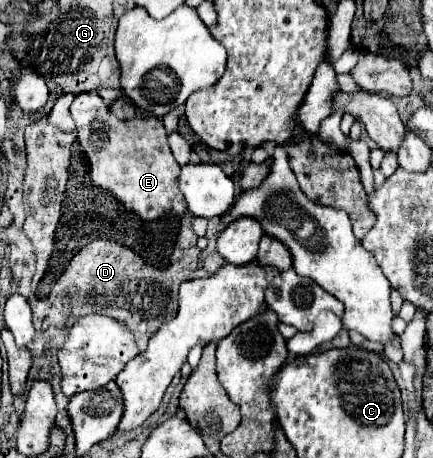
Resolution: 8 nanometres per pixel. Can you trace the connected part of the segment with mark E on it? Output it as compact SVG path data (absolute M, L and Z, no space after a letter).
M96 92L76 94L70 110L76 122L78 142L90 160L90 178L96 186L112 192L128 210L144 220L156 220L168 212L184 216L186 202L176 184L180 164L168 148L168 134L162 120L136 116L130 122L122 122Z

